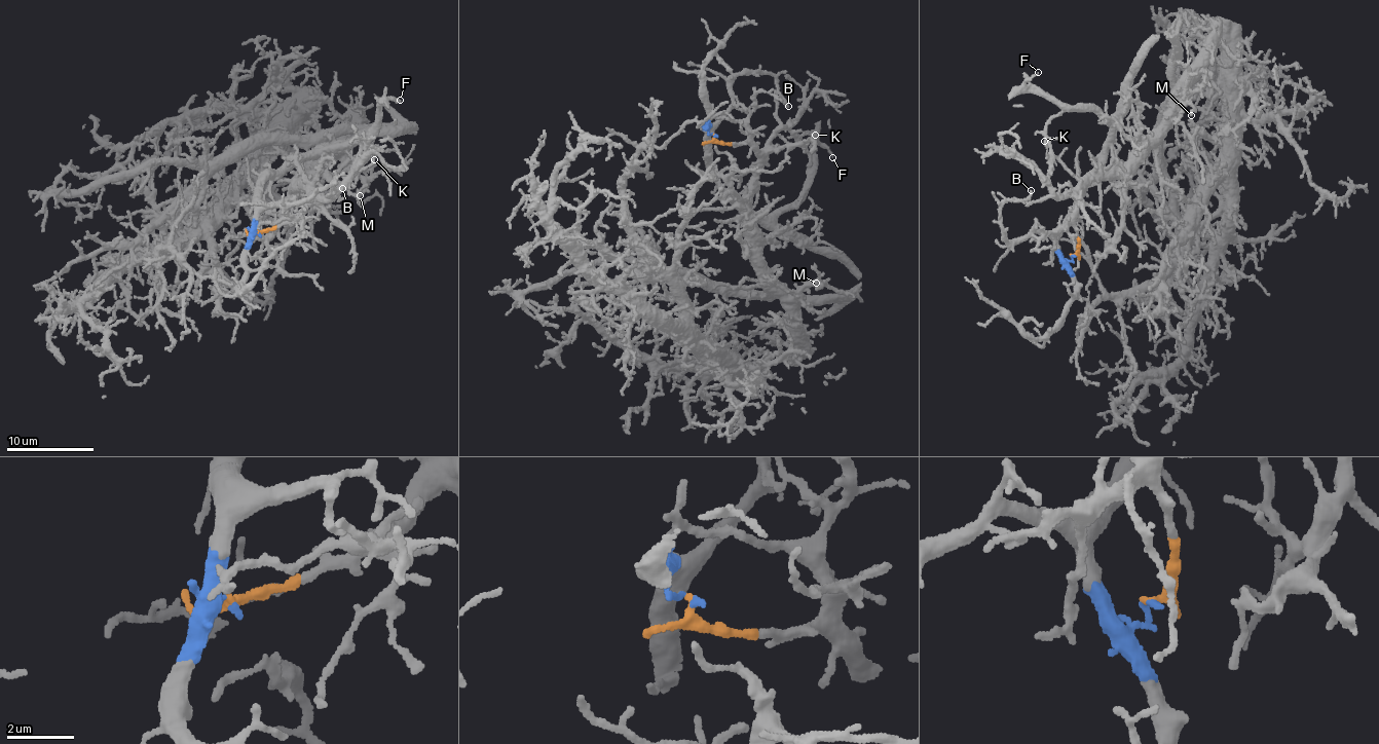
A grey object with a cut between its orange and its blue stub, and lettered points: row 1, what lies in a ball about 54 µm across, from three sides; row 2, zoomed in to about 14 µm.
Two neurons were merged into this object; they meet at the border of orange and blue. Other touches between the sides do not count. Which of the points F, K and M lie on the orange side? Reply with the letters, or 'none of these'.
K, M

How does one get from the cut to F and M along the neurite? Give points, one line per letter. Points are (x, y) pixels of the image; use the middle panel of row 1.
F: (712, 135), (707, 126), (711, 164), (734, 196), (767, 216), (804, 187), (814, 147), (821, 143), (831, 156)
M: (714, 135), (755, 151), (748, 224), (776, 280), (789, 293), (821, 286), (816, 282)

